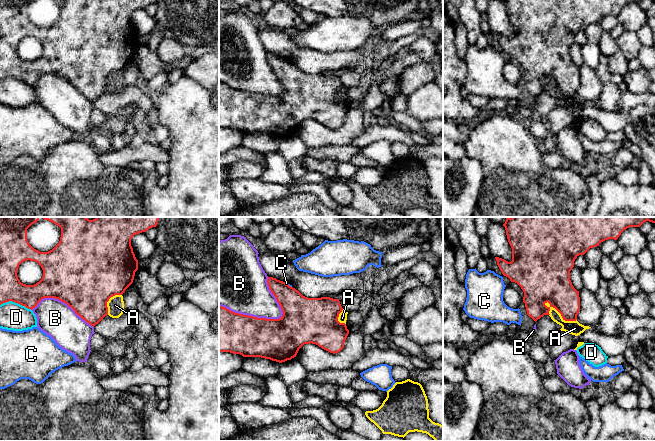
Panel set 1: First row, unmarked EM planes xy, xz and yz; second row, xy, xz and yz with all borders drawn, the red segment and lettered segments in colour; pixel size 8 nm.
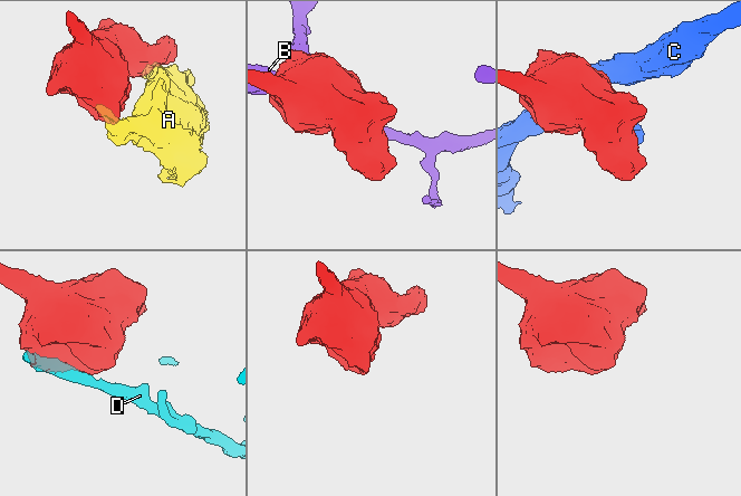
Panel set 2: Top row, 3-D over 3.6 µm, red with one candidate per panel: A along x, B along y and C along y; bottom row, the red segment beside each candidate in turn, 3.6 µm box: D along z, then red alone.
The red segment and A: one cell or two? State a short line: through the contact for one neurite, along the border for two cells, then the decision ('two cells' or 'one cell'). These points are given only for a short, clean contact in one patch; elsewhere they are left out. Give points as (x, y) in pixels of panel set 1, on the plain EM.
line yz (544, 79), (547, 82), (553, 83), (565, 96), (576, 96); two cells

